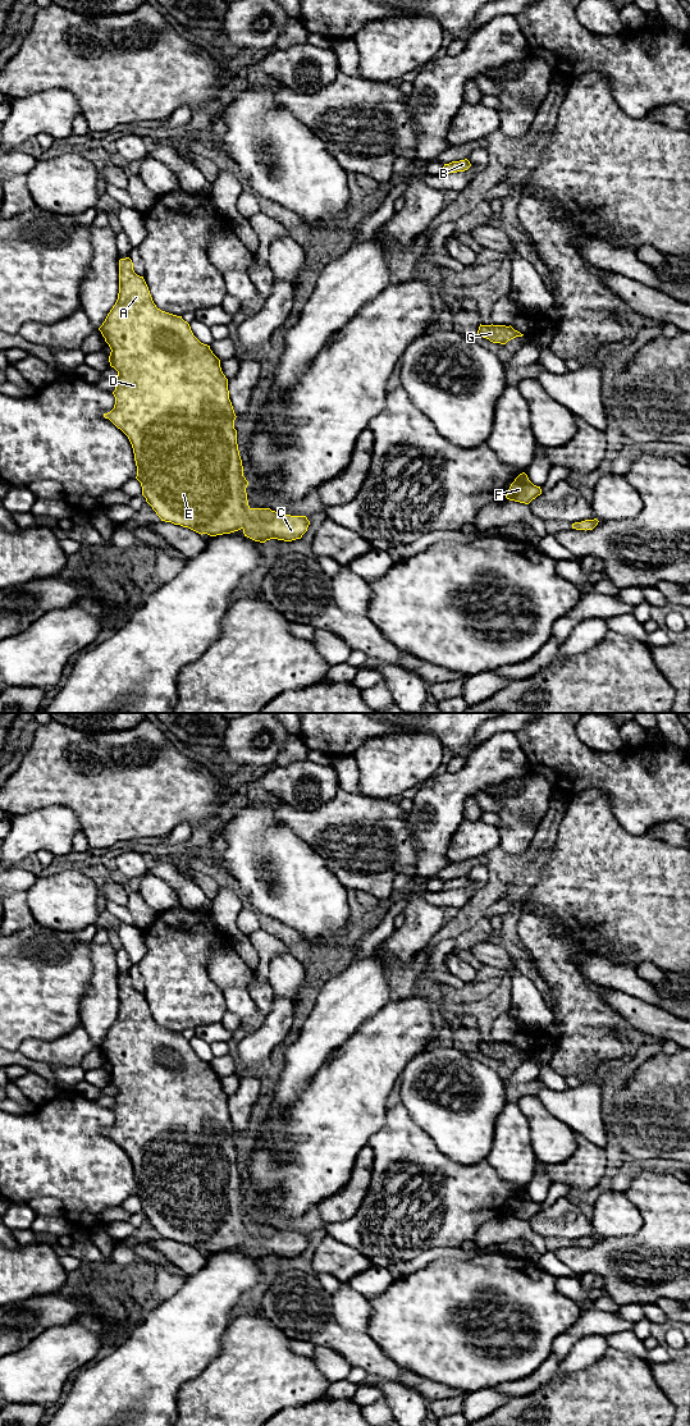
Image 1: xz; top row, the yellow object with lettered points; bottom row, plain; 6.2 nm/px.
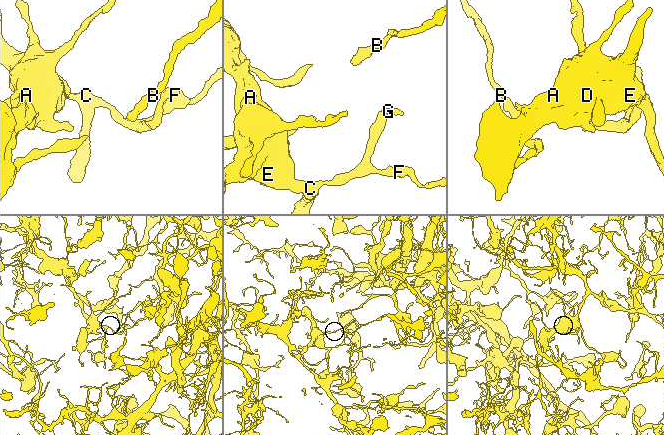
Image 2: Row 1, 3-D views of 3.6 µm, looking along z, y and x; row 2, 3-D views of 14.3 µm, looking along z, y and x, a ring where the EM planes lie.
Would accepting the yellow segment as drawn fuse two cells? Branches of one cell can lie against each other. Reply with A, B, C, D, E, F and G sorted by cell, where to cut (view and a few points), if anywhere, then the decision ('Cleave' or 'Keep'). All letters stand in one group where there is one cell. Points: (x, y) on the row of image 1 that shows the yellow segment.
Groups: A B C D E F G. No split. Keep

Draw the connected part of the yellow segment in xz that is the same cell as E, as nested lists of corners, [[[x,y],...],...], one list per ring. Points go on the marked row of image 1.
[[[129,257],[119,260],[118,300],[99,330],[111,349],[109,356],[110,366],[118,371],[118,376],[115,379],[115,390],[113,392],[115,397],[115,405],[110,412],[104,413],[104,417],[109,419],[128,437],[134,453],[134,461],[137,466],[136,479],[141,483],[142,495],[146,498],[146,502],[152,507],[161,521],[181,525],[201,535],[207,534],[210,536],[230,534],[242,529],[245,536],[260,543],[265,543],[270,539],[284,541],[301,539],[310,525],[310,521],[306,516],[282,515],[271,511],[270,508],[251,508],[248,506],[246,493],[248,481],[243,476],[243,466],[237,444],[237,430],[234,429],[234,420],[237,416],[229,399],[228,379],[221,371],[220,360],[213,353],[210,346],[201,343],[193,335],[189,324],[184,321],[182,316],[161,311],[156,307],[143,276],[140,276],[134,273],[133,262]]]

